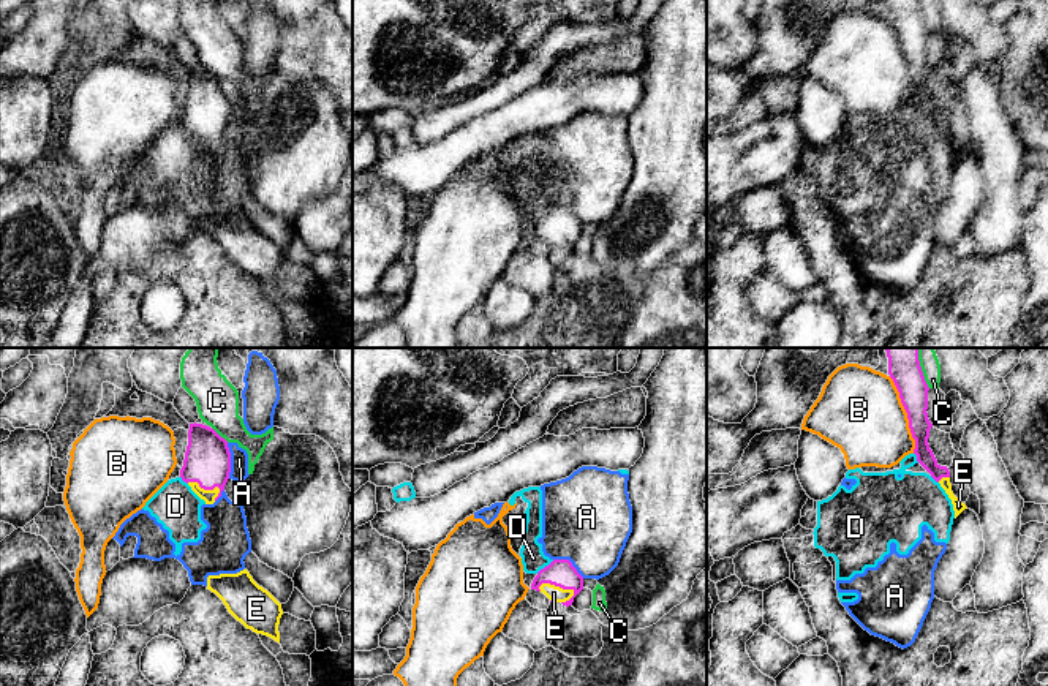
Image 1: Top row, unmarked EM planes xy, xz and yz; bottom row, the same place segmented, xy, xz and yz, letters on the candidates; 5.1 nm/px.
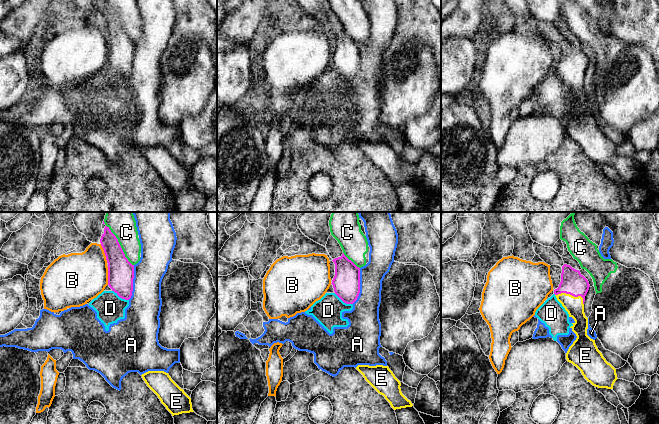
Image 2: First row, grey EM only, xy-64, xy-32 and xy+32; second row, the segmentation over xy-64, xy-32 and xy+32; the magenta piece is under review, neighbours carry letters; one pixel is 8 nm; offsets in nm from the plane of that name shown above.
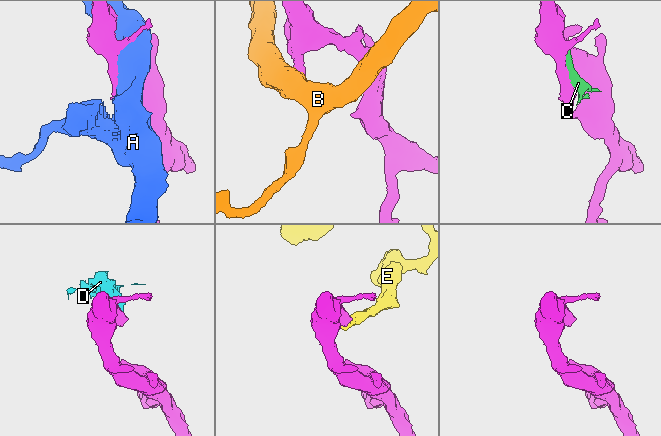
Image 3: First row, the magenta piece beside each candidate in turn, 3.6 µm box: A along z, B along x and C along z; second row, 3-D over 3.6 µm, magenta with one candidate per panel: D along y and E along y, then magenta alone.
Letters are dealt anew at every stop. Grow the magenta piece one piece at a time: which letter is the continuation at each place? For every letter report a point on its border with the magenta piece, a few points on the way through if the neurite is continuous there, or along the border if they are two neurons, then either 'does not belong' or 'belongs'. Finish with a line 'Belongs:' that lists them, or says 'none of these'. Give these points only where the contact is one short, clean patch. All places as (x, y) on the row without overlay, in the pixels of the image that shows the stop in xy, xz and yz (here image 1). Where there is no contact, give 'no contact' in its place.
A: xy (229, 106) | does not belong
B: yz (908, 60) | along yz (889, 22), (906, 59), (908, 73), (914, 86), (914, 98) | does not belong
C: xy (218, 81) | does not belong
D: xz (546, 212) | along xz (554, 206), (536, 218) | does not belong
E: xz (557, 231) | across xz (560, 218), (557, 231), (554, 239) | belongs
Belongs: E

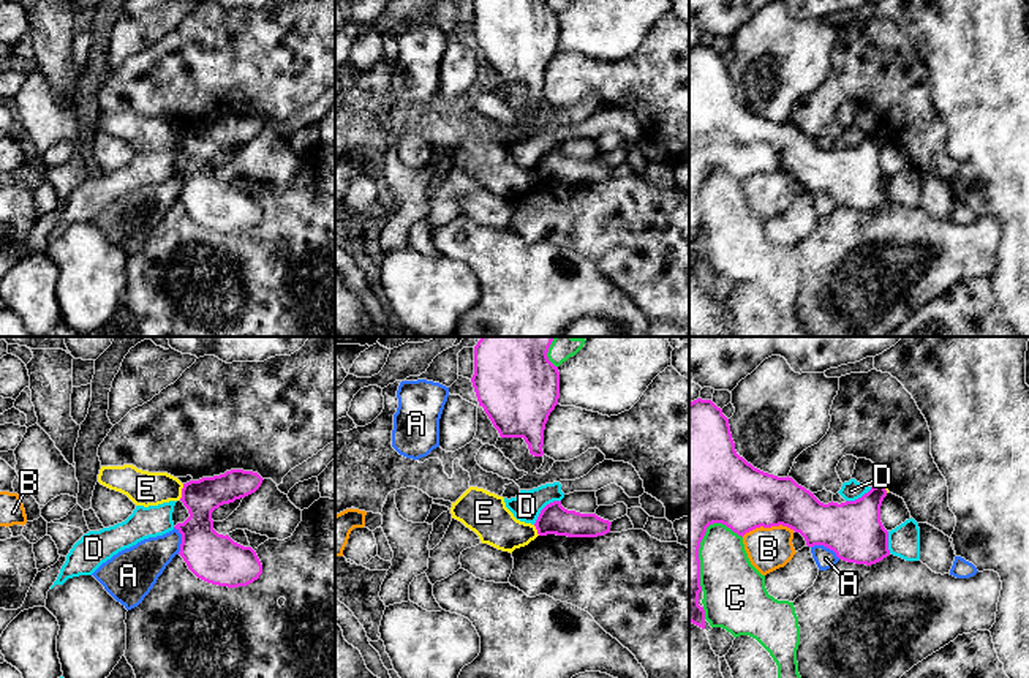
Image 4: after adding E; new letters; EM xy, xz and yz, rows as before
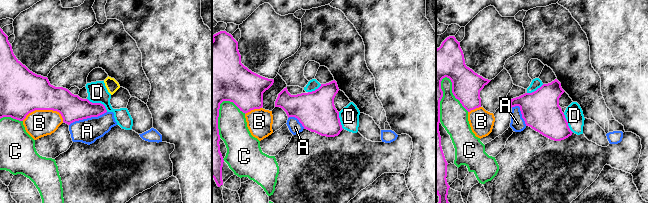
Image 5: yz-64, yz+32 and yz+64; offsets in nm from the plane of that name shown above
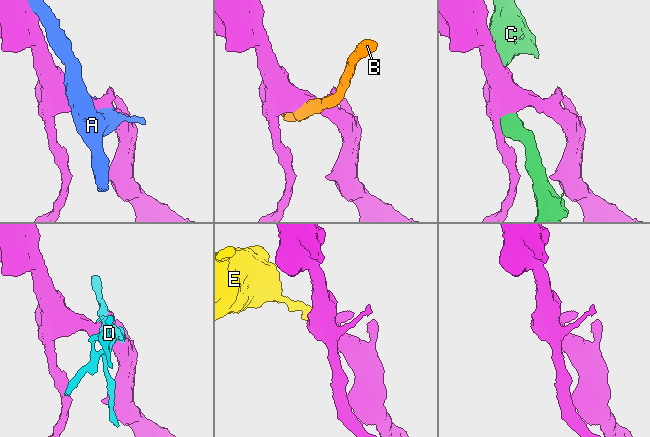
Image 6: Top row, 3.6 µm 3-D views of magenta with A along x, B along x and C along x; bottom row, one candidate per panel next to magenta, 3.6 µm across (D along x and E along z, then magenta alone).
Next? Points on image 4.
A: yz (825, 192) | does not belong
B: yz (767, 173) | along yz (794, 176), (784, 171), (756, 173), (742, 182) | does not belong
C: yz (697, 198) | does not belong
D: xz (544, 154) | does not belong
E: xy (182, 138) | along xy (184, 130), (179, 144) | does not belong
Belongs: none of these

